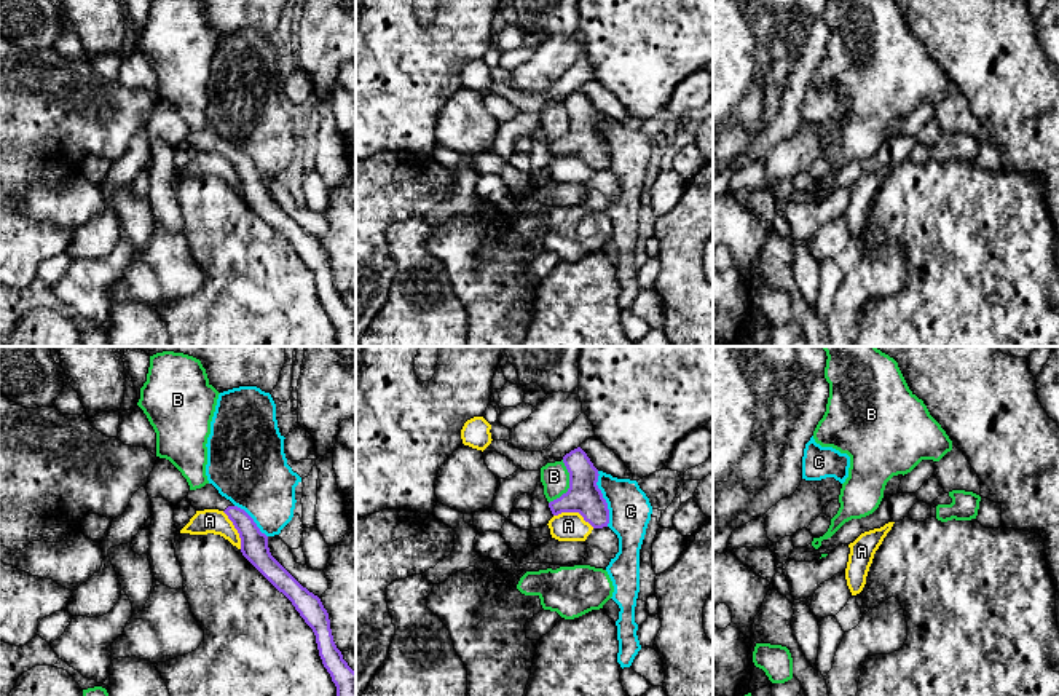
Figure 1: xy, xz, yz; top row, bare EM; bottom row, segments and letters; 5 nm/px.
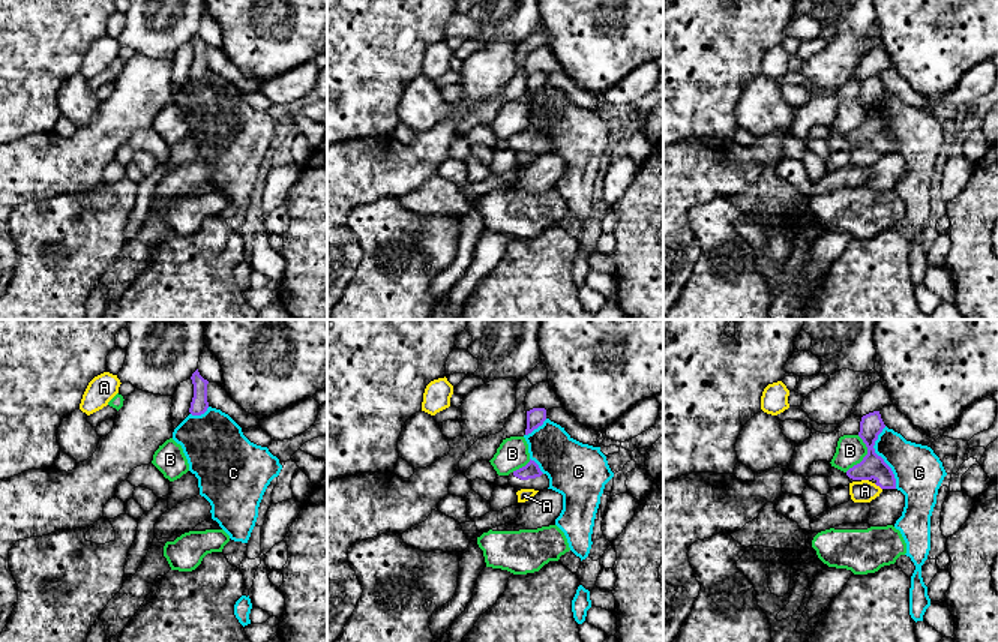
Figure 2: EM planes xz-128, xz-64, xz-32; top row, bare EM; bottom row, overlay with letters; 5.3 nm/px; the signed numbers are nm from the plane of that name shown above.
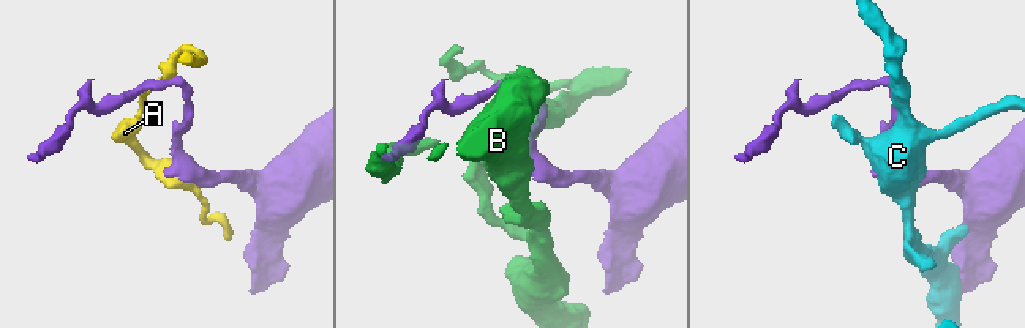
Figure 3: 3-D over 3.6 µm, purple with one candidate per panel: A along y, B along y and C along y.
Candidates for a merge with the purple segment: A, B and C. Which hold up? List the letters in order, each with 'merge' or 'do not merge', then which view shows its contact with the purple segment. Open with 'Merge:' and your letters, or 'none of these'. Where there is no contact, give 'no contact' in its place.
Merge: none of these
A: do not merge; contact in xz
B: do not merge; contact in xz
C: do not merge; contact in xz

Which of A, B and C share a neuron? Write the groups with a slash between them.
A / B / C

